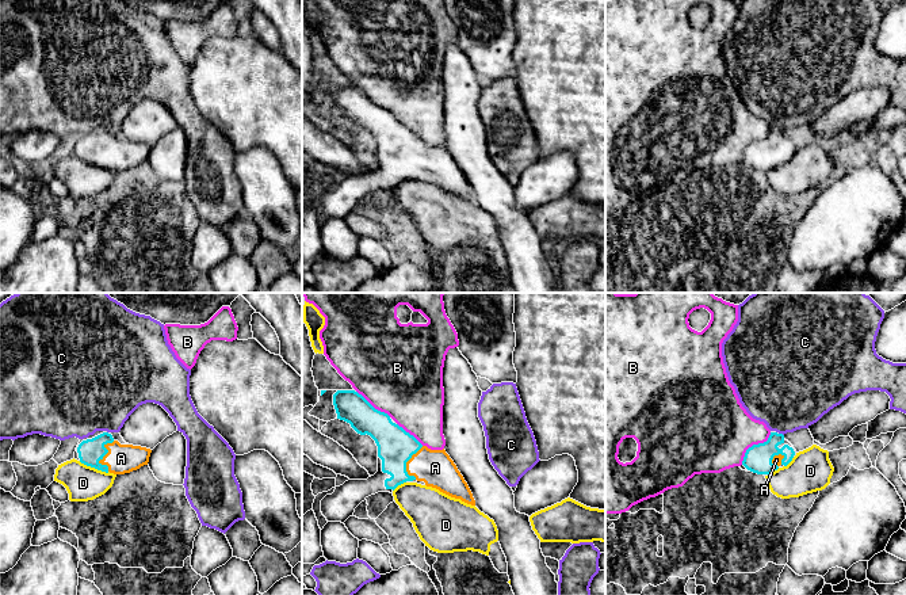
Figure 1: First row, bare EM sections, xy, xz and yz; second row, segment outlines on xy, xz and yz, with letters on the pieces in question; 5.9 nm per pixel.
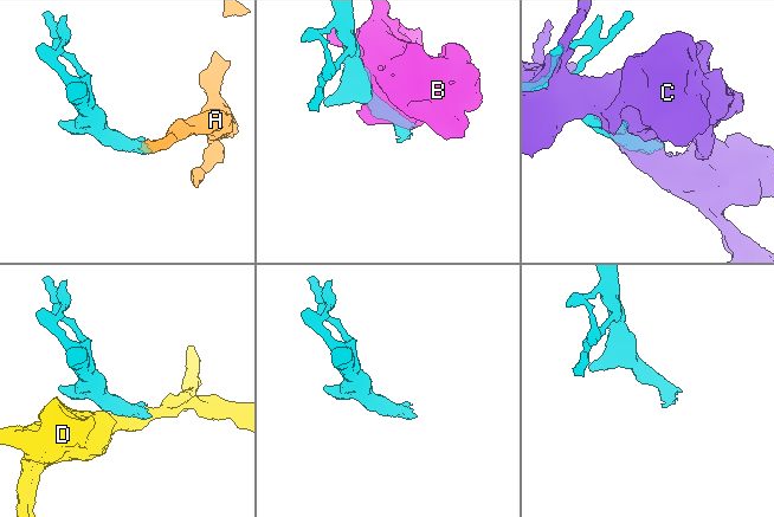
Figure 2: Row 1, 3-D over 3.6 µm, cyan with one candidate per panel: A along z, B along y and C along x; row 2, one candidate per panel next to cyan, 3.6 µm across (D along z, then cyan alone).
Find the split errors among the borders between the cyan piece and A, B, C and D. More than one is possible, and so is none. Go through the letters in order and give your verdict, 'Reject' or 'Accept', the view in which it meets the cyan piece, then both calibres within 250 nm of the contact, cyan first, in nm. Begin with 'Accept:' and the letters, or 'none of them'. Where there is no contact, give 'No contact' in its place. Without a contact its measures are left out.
Accept: A
A: Accept. Touches cyan in xy. Thickness 150 nm (cyan) against 180 nm
B: Reject. Touches cyan in yz. Thickness 160 nm (cyan) against 440 nm
C: Reject. Touches cyan in yz. Thickness 160 nm (cyan) against 440 nm
D: Reject. Touches cyan in xy. Thickness 150 nm (cyan) against 220 nm

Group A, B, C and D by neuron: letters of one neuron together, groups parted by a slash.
A / B / C / D

